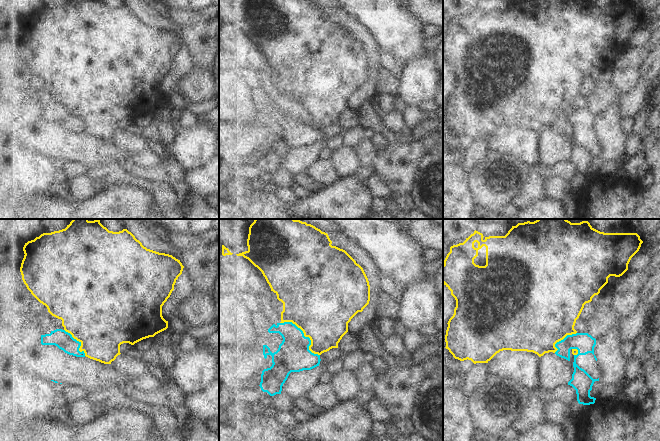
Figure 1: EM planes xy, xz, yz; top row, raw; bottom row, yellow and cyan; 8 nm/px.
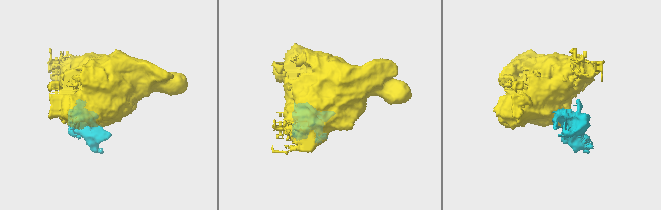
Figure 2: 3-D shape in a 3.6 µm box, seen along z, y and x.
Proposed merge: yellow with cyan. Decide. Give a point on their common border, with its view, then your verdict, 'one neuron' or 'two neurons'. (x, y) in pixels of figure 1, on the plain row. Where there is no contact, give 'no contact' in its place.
xz (304, 111) | two neurons

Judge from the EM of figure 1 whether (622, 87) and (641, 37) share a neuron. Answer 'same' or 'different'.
different

